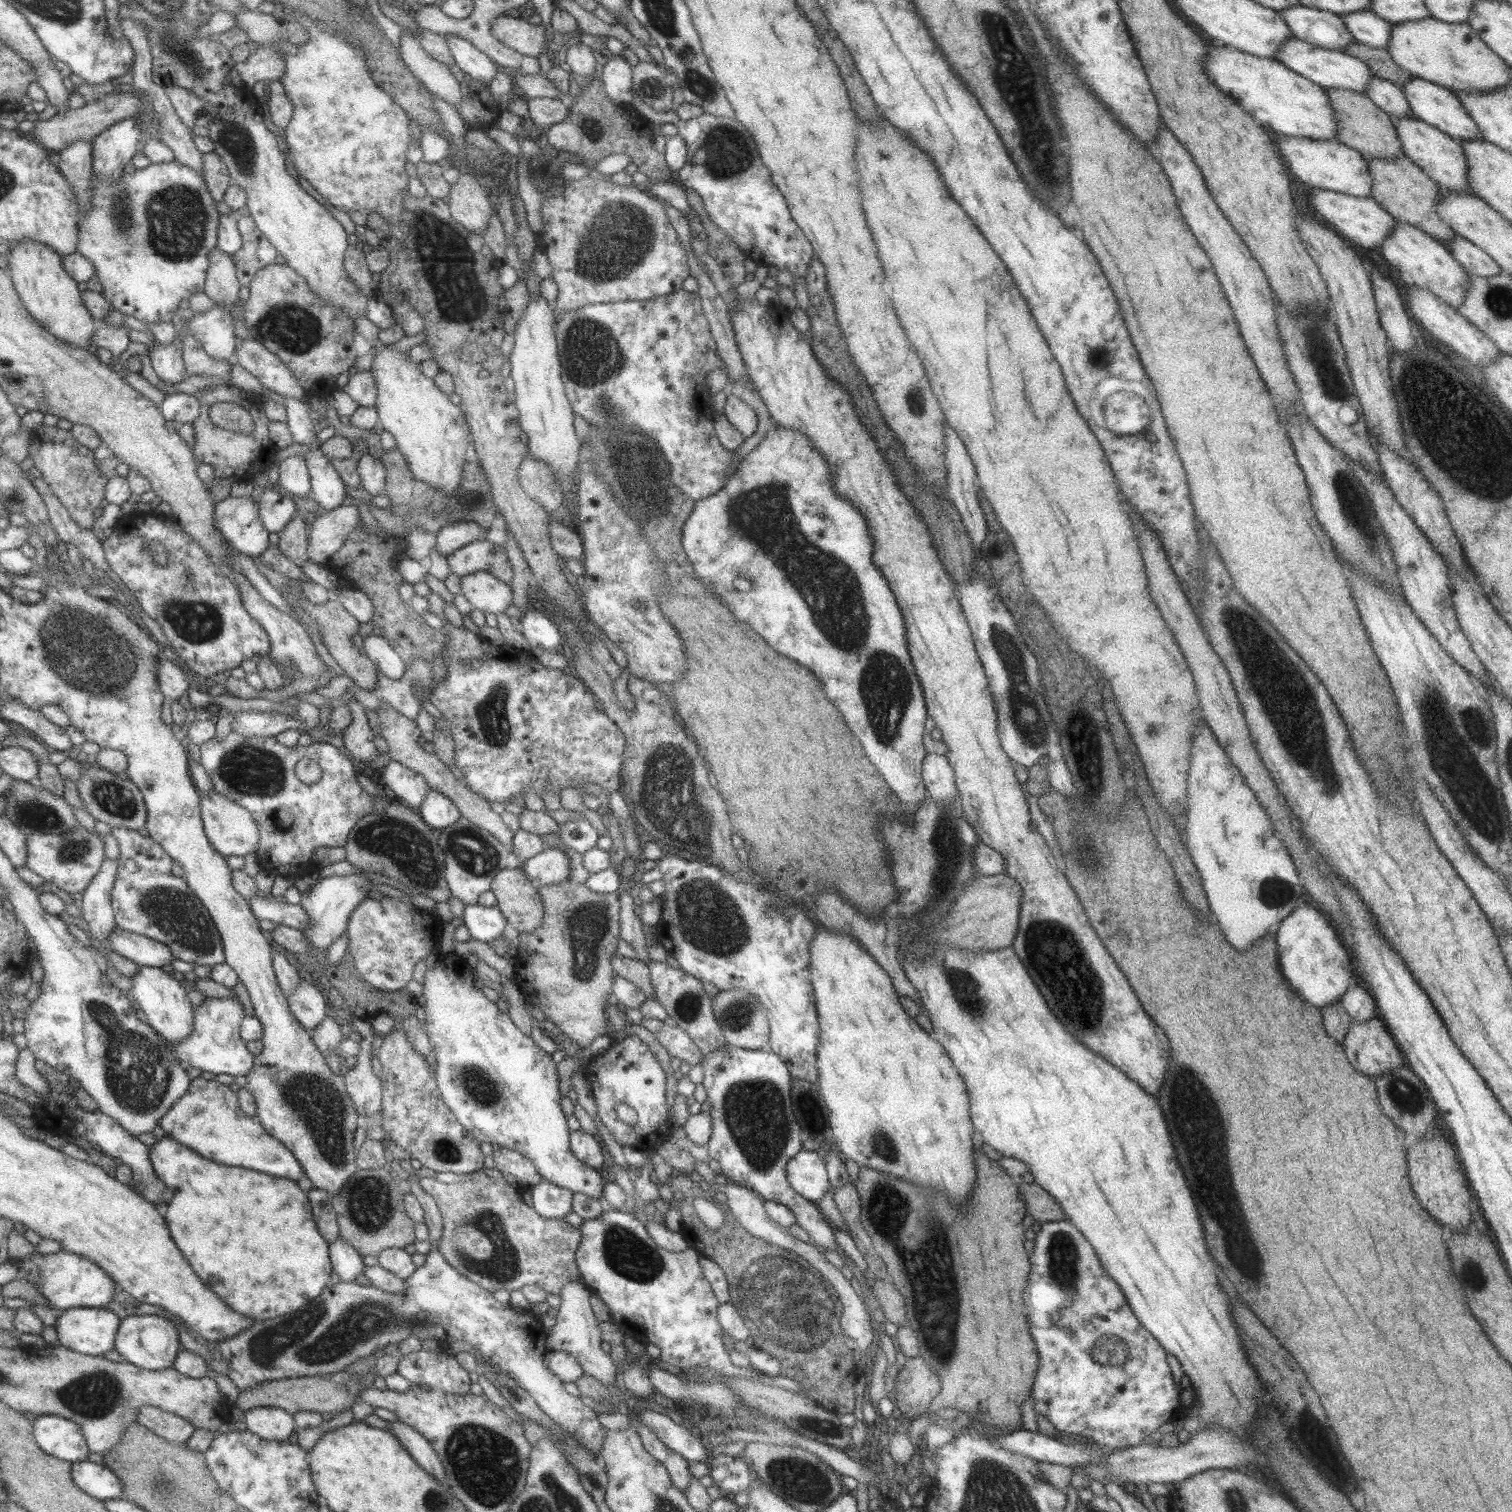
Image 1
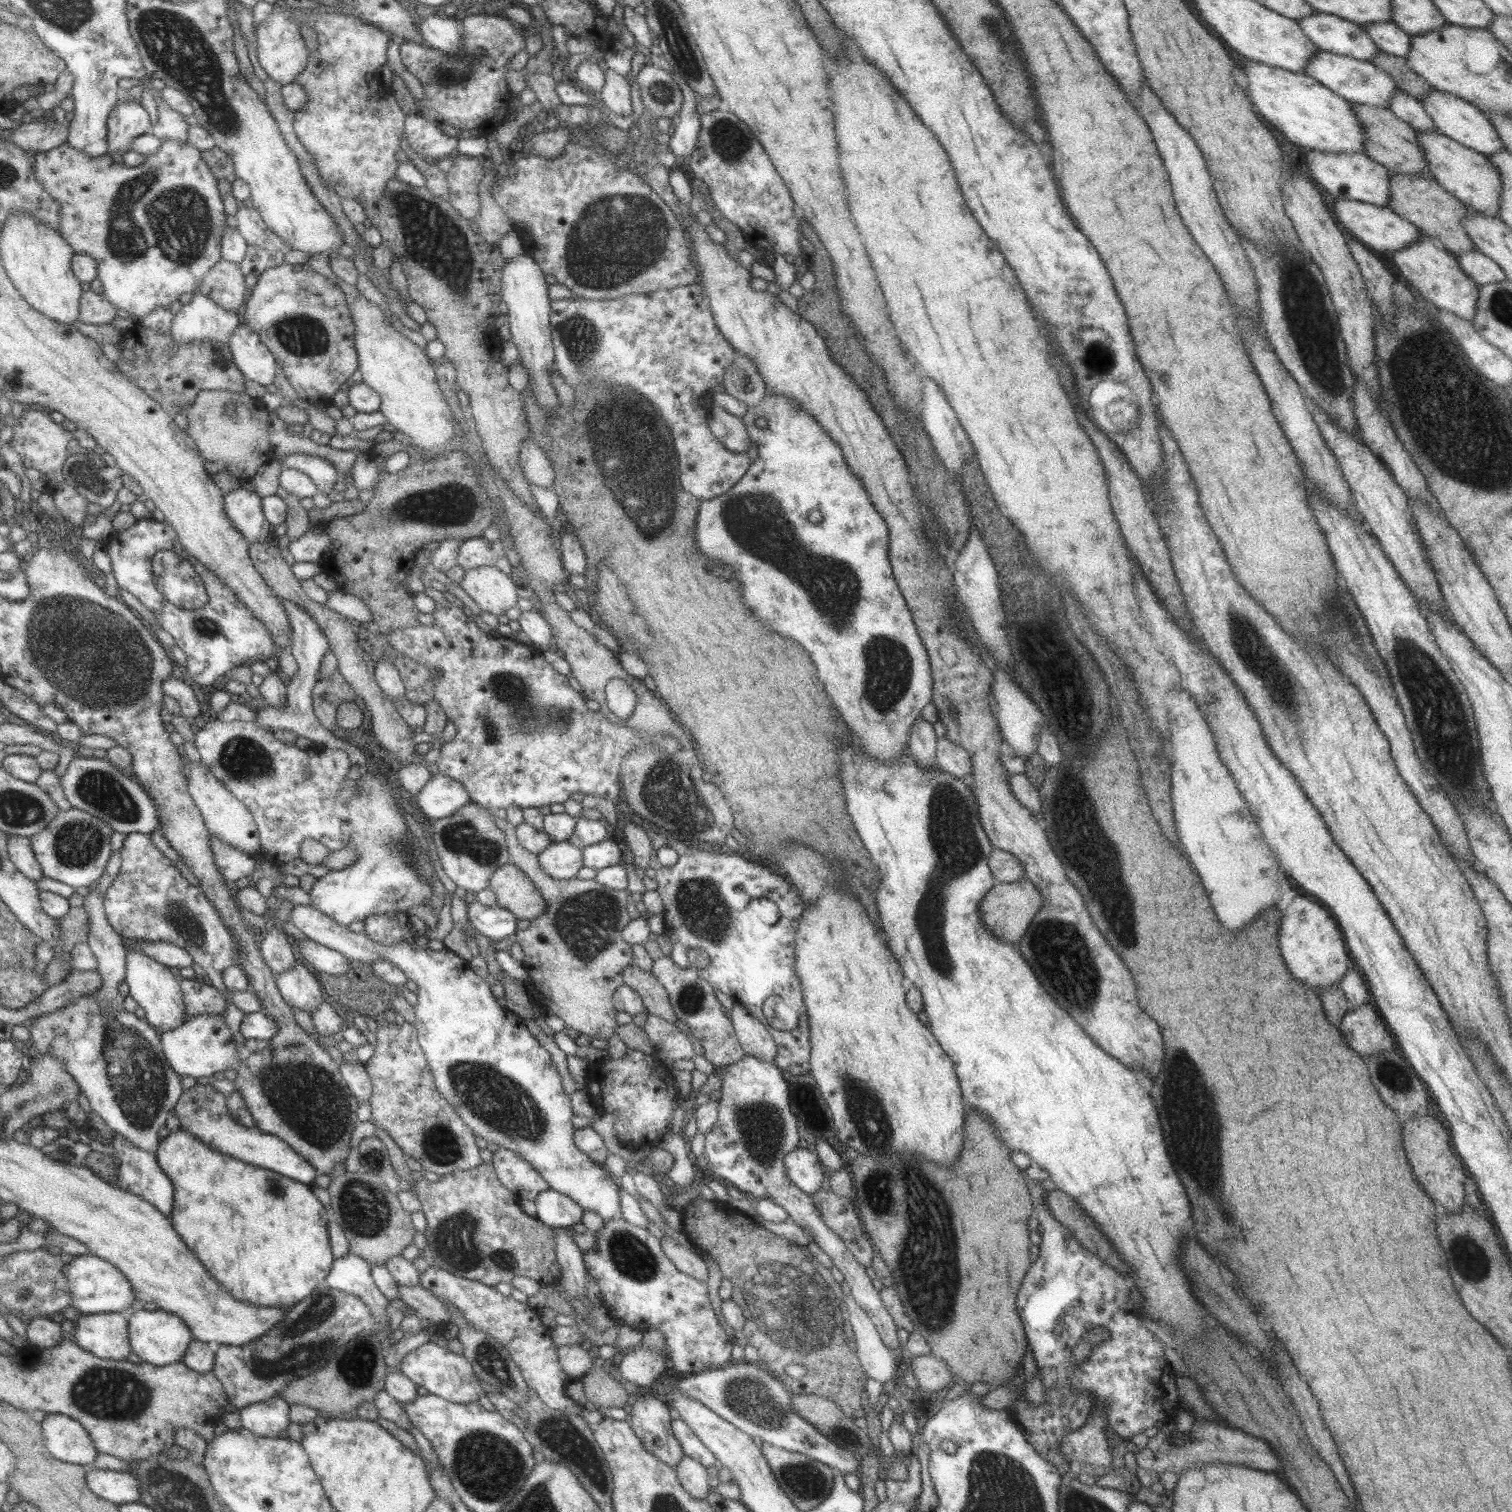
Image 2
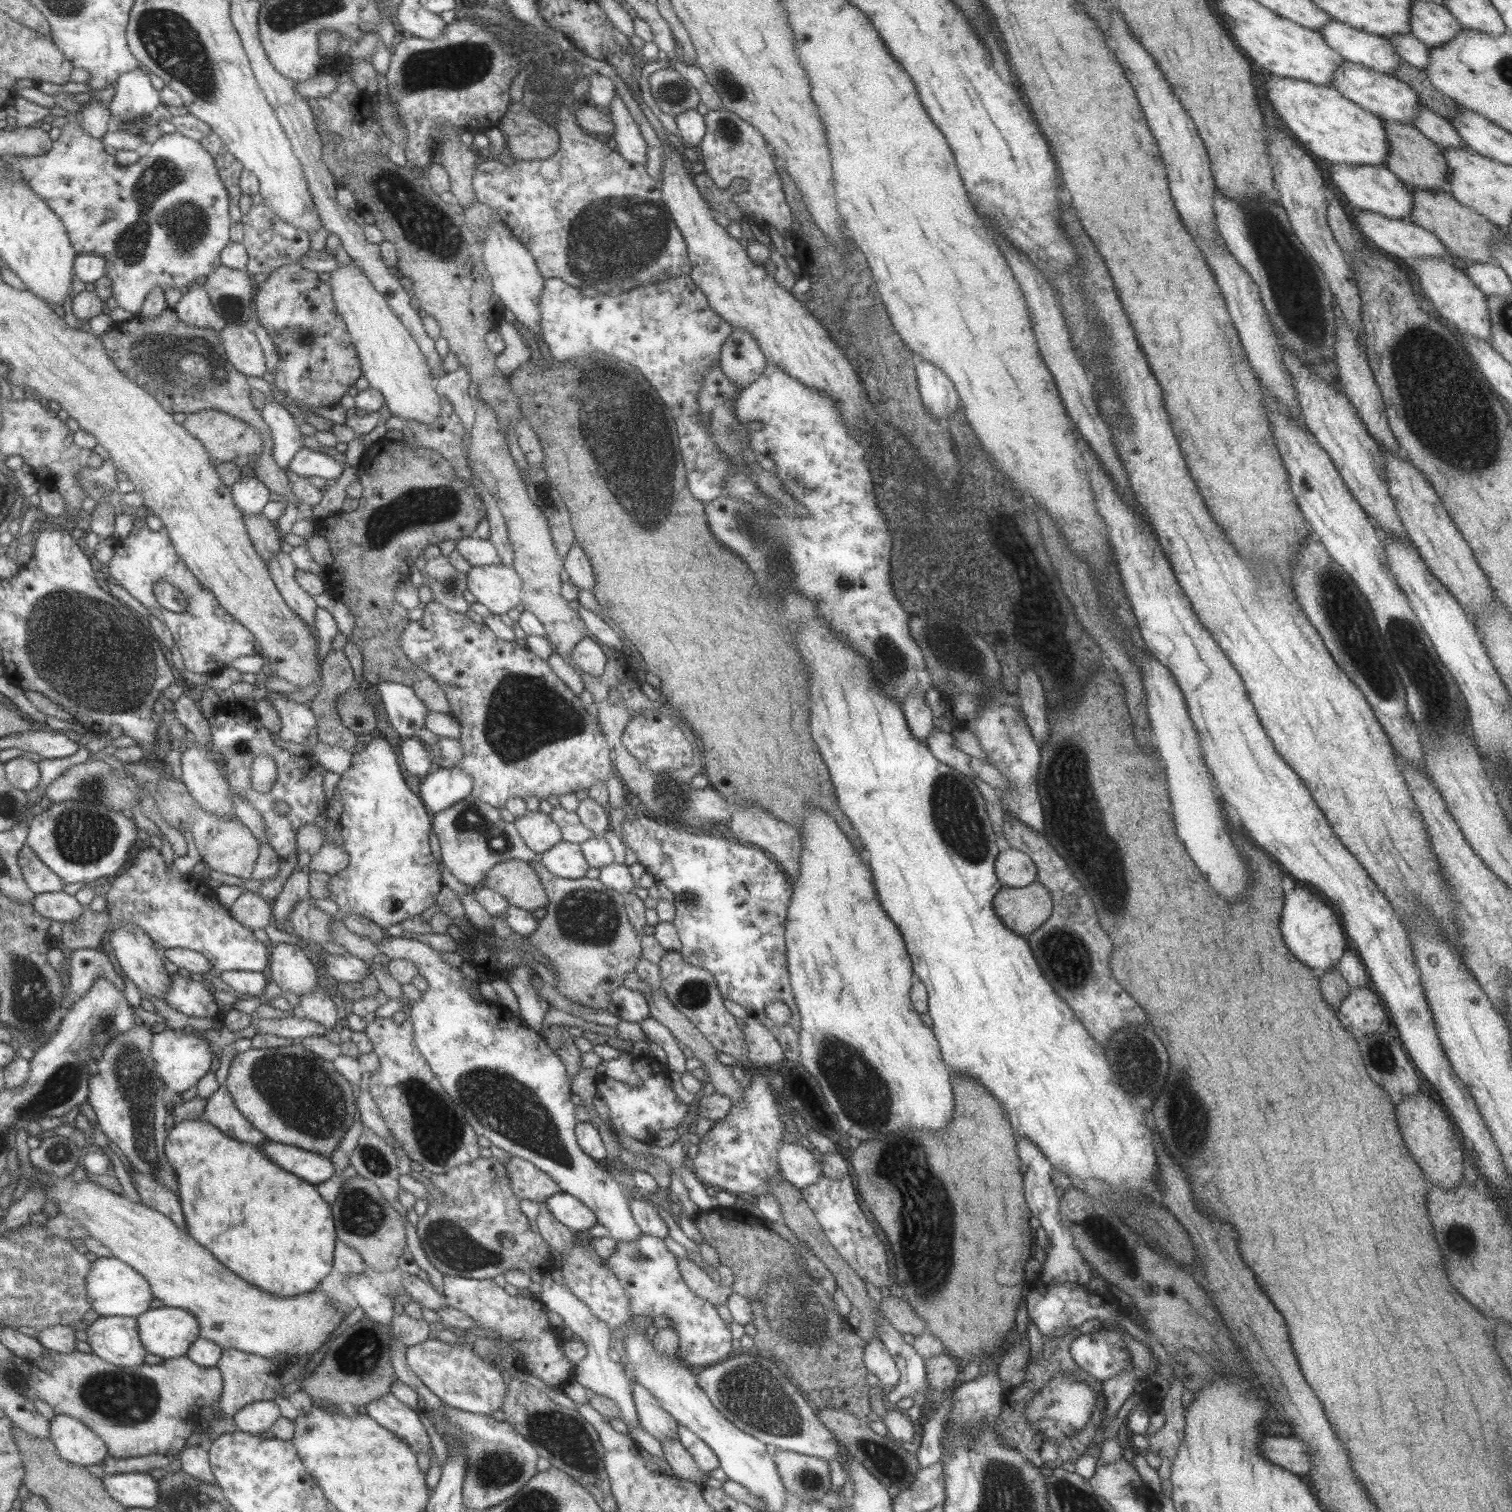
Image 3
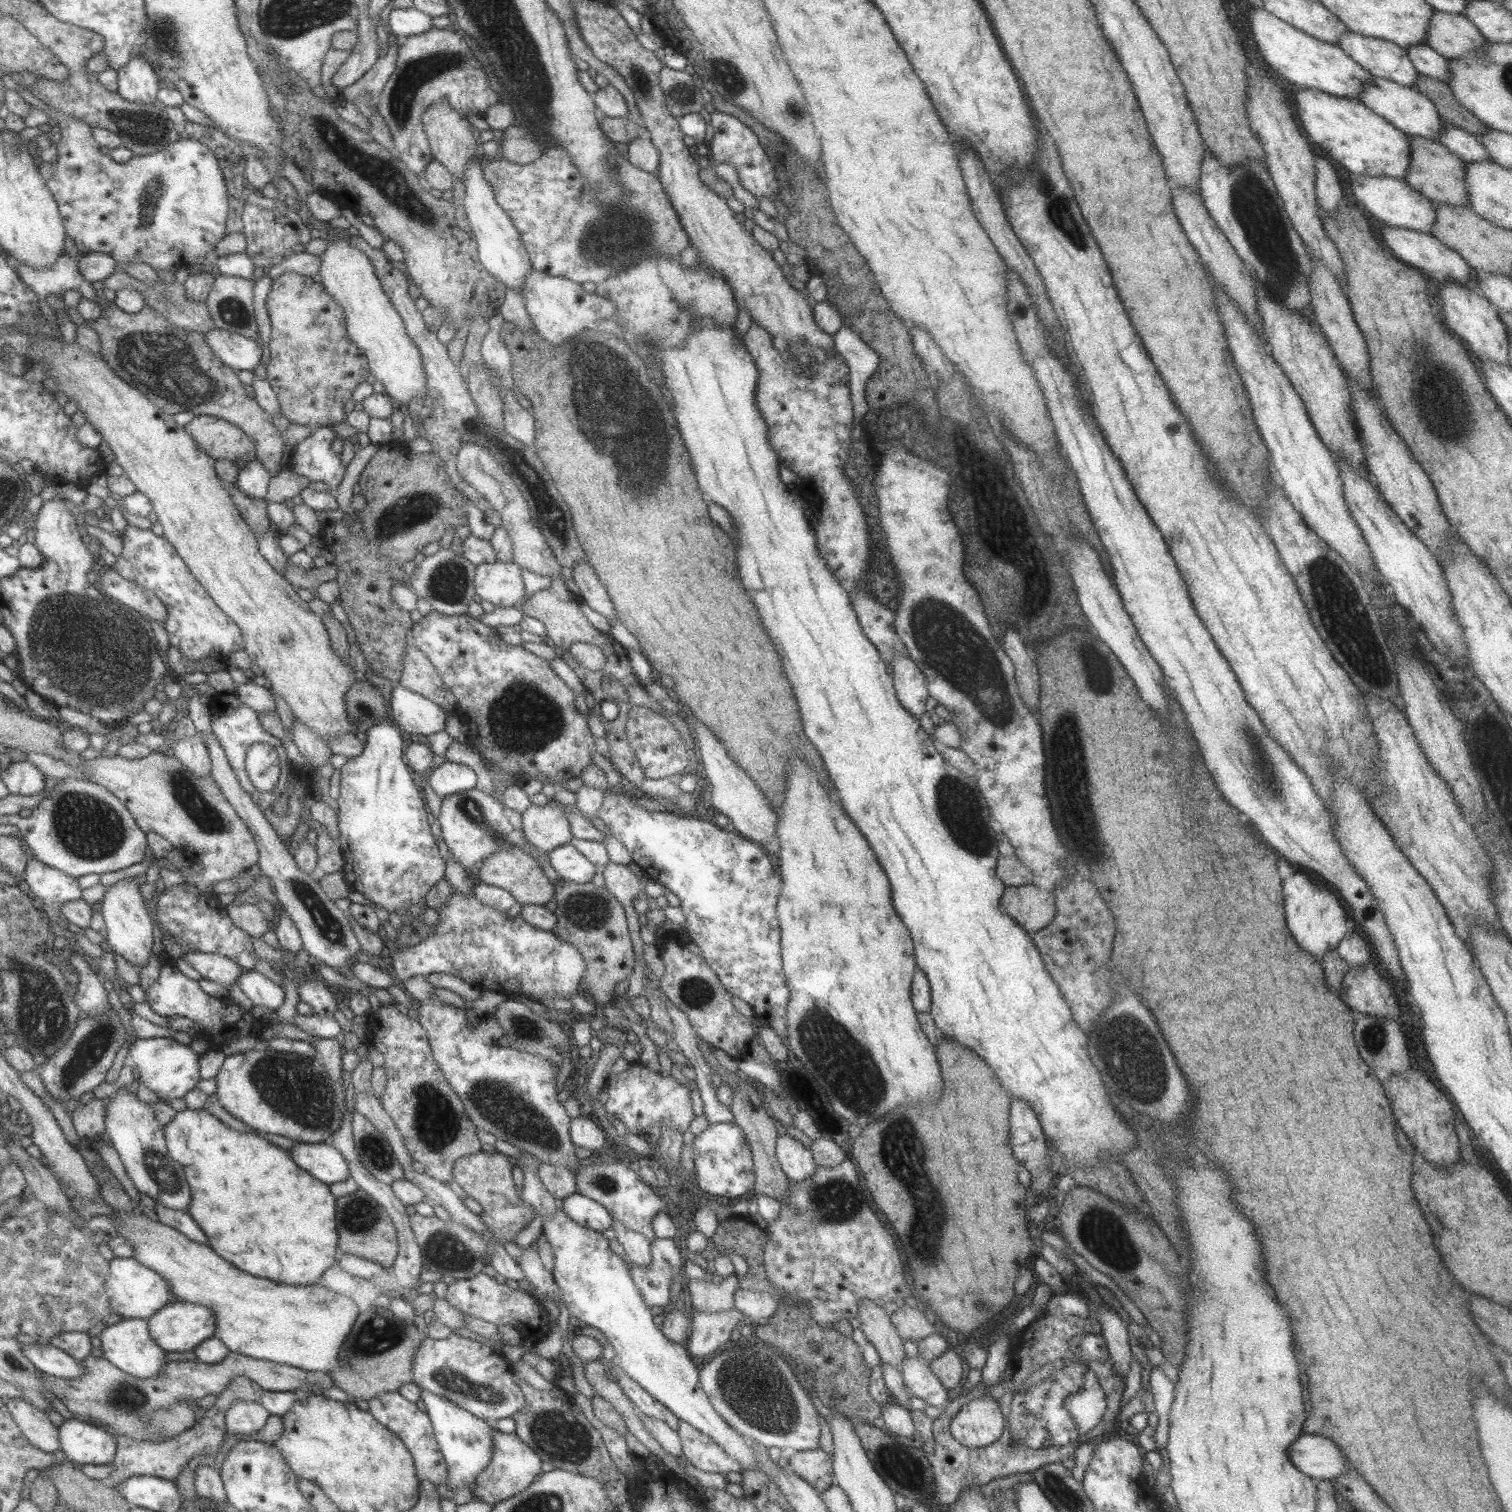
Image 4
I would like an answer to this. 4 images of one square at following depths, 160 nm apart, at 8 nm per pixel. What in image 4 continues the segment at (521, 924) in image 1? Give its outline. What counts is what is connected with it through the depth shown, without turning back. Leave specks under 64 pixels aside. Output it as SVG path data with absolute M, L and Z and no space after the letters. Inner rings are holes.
M516 846L502 848L482 860L478 877L481 883L506 890L520 905L545 905L554 895L552 882L539 868L533 855L529 856Z

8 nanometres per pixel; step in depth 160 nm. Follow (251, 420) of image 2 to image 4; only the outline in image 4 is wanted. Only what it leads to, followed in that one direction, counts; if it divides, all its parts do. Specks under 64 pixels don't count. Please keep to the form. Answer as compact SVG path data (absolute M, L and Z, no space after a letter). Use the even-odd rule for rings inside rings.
M194 415L184 426L211 460L249 462L256 458L254 442L234 424L209 415Z

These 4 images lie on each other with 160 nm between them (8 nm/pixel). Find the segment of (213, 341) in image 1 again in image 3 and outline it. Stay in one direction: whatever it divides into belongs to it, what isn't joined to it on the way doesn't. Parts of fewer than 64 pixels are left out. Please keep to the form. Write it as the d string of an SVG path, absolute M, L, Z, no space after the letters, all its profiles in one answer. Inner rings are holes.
M200 282L191 284L187 293L172 304L171 308L179 318L178 321L189 326L209 328L217 333L227 323L227 320L215 312L215 308Z

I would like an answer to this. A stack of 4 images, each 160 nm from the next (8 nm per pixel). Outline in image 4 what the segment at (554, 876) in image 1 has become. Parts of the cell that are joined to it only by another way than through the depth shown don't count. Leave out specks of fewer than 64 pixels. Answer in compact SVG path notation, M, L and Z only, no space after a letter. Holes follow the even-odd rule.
M571 843L556 846L547 853L547 857L551 868L569 882L589 882L593 874L599 871Z

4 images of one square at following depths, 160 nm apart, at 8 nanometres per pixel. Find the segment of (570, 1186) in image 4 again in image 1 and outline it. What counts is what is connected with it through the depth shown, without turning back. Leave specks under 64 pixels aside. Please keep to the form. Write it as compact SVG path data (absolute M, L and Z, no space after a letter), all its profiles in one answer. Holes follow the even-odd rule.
M499 1147L498 1150L493 1151L492 1157L495 1169L503 1179L521 1191L530 1191L542 1180L533 1164L516 1150Z

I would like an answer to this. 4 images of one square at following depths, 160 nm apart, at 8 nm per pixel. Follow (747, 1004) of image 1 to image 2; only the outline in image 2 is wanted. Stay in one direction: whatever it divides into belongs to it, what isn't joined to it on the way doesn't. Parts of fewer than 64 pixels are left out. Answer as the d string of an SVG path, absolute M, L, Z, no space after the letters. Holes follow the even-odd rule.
M733 1001L731 1009L727 1011L729 1020L731 1021L736 1039L739 1041L745 1055L751 1055L761 1060L774 1060L776 1053L776 1044L769 1034L769 1027L764 1022L757 1020L749 1014L746 1006Z

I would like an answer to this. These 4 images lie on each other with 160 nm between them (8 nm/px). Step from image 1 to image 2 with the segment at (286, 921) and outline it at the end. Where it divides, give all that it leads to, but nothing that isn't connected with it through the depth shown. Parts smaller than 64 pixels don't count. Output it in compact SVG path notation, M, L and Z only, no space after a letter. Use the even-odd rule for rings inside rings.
M293 905L289 911L288 921L309 940L335 950L347 959L368 963L386 960L399 968L417 987L413 1025L437 1092L445 1098L451 1108L454 1108L475 1138L483 1138L498 1147L514 1152L547 1181L550 1190L571 1198L581 1209L600 1216L603 1222L621 1218L621 1207L617 1197L620 1184L613 1180L603 1165L591 1161L573 1142L574 1129L571 1118L574 1114L571 1112L569 1095L561 1087L559 1074L549 1057L549 1052L529 1033L525 1027L525 1020L497 1004L489 984L485 979L475 976L462 958L446 948L441 951L419 947L413 949L403 940L388 946L377 944L362 932L355 933L347 929L347 926L337 924L332 918L310 905Z

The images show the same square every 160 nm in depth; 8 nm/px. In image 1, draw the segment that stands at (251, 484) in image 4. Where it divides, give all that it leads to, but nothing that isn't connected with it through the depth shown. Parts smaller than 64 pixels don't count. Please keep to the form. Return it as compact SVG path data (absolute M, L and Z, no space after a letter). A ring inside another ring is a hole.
M251 497L227 498L214 504L212 512L215 528L223 536L228 546L232 546L241 555L258 556L268 547L268 532L262 527L258 515L258 502Z

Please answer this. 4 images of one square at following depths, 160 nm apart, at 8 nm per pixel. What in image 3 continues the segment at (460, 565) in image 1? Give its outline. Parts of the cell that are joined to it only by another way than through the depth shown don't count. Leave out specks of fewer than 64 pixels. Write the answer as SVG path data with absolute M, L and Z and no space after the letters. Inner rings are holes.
M466 536L456 541L455 549L471 567L502 564L496 548L488 538Z

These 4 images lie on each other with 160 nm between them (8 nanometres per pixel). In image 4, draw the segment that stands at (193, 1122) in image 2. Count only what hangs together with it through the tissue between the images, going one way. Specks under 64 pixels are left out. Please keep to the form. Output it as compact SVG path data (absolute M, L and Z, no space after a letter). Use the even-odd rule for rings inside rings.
M328 1142L295 1143L287 1151L299 1169L328 1186L350 1177L343 1156Z

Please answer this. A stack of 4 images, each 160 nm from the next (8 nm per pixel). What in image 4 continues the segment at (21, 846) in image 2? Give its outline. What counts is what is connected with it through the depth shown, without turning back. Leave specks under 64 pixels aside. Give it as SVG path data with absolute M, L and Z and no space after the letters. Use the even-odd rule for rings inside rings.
M37 857L30 858L24 878L34 898L40 898L46 904L42 910L52 922L65 919L62 904L83 896L77 878L41 862Z

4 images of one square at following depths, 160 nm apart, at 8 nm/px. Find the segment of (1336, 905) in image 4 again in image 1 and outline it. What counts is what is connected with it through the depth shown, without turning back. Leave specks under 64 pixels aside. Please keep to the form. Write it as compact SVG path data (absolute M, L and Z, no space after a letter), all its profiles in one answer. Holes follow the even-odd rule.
M1307 901L1292 910L1273 932L1278 952L1278 964L1284 979L1297 996L1315 1008L1337 1002L1352 984L1354 962L1343 948L1327 916Z

